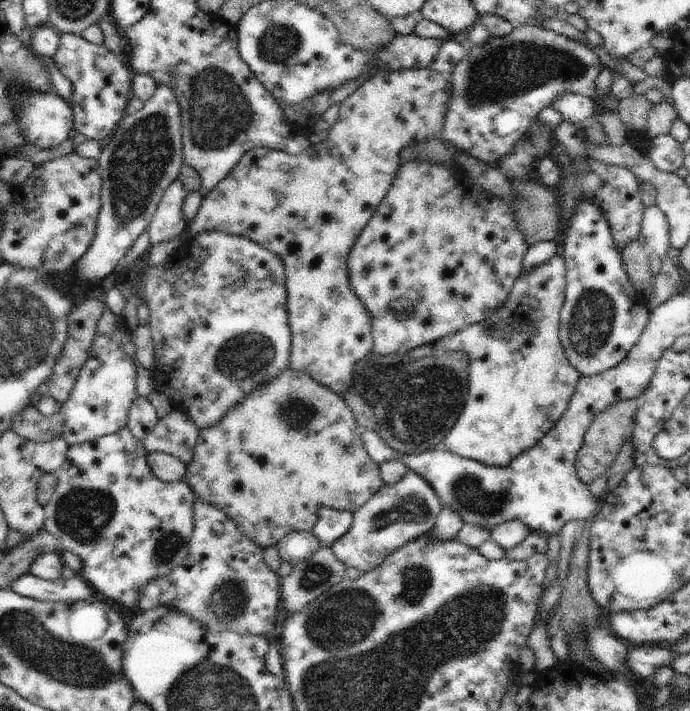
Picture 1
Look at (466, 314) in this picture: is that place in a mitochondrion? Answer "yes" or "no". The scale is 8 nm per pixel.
no

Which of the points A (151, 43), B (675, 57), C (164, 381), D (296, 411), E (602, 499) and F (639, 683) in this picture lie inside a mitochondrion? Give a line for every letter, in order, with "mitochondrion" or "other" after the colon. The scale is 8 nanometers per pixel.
A: other
B: other
C: other
D: mitochondrion
E: other
F: other

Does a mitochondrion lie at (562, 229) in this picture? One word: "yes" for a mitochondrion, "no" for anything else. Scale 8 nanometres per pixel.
no

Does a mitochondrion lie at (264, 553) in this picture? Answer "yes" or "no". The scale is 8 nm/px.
no

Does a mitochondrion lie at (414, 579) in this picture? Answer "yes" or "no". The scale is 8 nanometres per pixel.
yes

